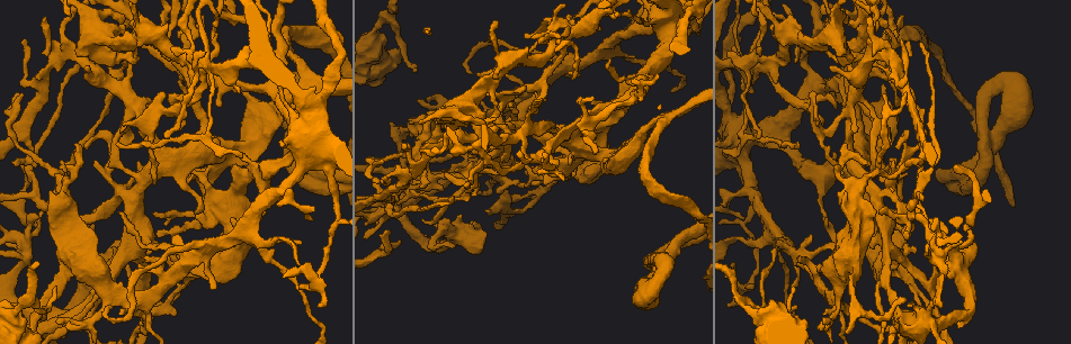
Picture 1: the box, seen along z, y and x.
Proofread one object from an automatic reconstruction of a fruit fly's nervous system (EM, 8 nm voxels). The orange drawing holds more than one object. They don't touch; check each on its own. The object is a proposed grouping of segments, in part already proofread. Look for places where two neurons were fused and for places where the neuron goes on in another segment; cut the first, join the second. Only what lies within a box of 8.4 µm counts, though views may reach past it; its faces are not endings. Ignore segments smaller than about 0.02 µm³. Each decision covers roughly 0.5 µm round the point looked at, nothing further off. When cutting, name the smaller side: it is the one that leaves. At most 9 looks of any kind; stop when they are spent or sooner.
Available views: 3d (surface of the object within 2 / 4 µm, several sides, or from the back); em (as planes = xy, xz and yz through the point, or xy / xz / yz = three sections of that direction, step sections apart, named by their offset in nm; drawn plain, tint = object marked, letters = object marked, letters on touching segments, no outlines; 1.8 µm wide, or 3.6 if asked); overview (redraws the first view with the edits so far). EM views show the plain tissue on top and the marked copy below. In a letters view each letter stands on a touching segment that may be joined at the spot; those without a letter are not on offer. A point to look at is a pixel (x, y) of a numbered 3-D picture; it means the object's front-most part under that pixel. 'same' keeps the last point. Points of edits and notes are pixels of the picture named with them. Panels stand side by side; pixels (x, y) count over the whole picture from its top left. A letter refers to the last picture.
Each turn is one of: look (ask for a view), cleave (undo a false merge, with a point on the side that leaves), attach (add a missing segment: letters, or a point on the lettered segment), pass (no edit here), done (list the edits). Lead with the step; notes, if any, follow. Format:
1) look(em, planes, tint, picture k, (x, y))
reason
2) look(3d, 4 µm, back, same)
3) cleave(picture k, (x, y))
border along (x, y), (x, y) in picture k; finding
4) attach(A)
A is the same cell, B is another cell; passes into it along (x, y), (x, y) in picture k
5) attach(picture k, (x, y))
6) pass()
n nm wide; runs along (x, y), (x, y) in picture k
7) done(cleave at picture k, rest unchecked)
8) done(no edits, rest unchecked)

look(3d, 4 µm, picture 1, (467, 161))
three arms meet

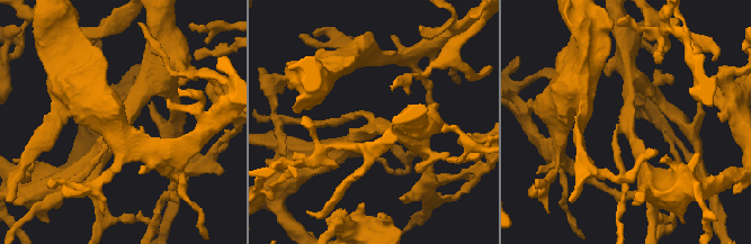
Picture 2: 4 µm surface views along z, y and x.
look(em, planes, letters, picture 2, (626, 123))
3 arms

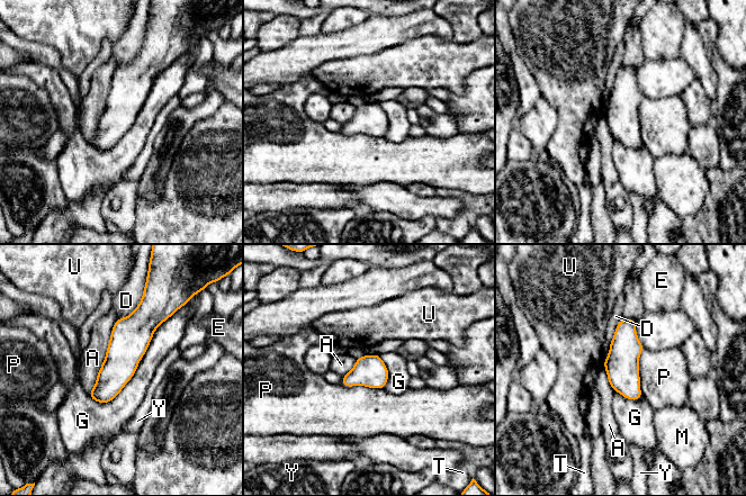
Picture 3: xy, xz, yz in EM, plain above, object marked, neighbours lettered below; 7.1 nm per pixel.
pass()
G touches over 850 nm; A, D, E, G, M, P, T, U and Y are other cells; runs along (141, 307), (141, 325), (97, 398) in picture 3; all the same neuron

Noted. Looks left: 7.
look(em, planes, letters, picture 1, (384, 212))
sharp bend

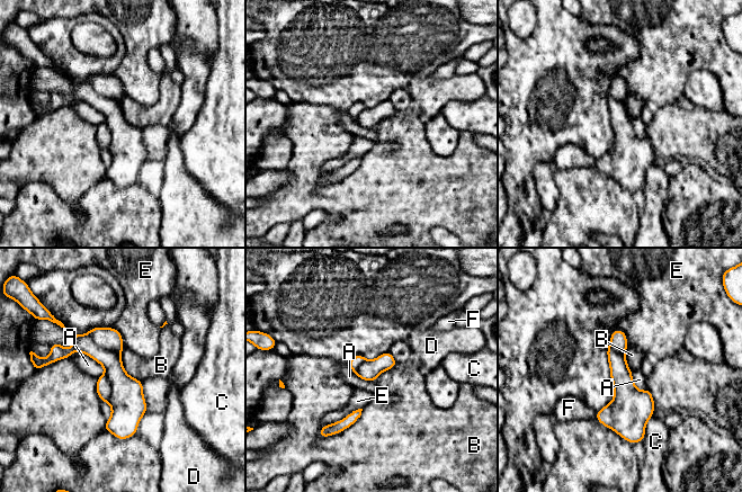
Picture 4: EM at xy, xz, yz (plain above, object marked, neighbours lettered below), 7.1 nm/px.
pass()
150 nm wide; A, B, C, D, E and F are other cells; runs along (616, 332), (628, 421), (640, 439) in picture 4; continuous, no second neuron

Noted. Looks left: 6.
look(3d, 2 µm, picture 1, (764, 63))
sudden change in width

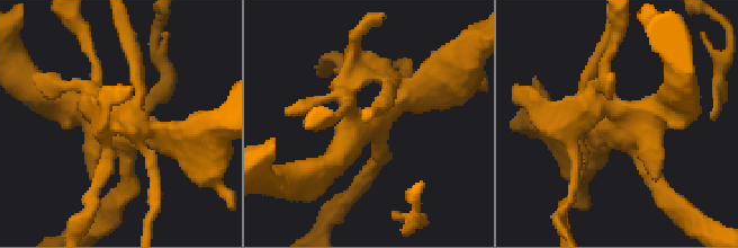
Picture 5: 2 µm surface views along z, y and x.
look(em, 3.6 µm, xy, step 8, tint, picture 5, (621, 129))

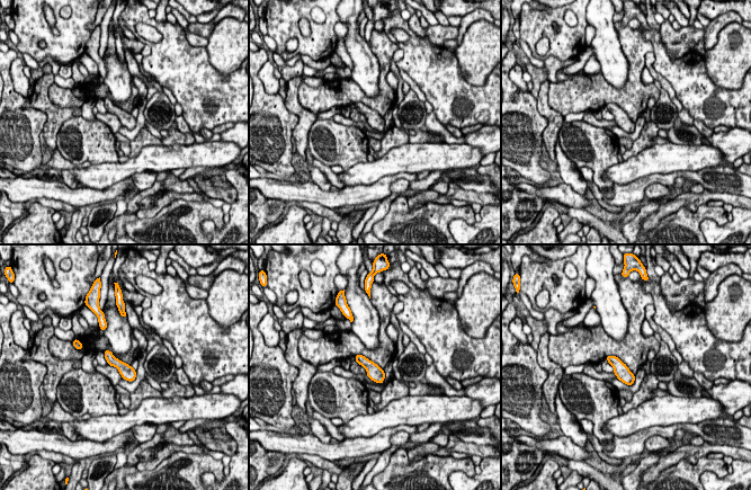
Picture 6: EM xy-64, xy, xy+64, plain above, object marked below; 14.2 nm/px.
look(em, 3.6 µm, planes, letters, same)
another direction

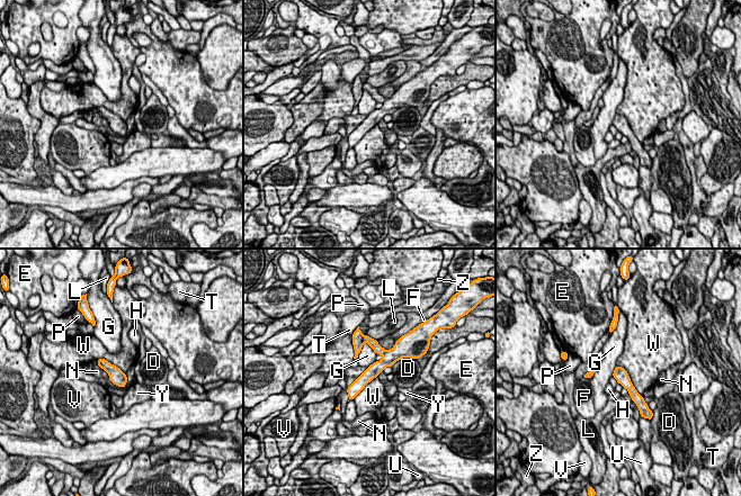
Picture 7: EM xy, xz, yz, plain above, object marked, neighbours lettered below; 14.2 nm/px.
pass()
190 nm wide; W touches over 600 nm; D, E, F, G, H, L, N, P, T, U, V, W, Y and Z are other cells; one neuron here

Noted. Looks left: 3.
look(em, xy, step 8, letters, picture 1, (742, 114))
sudden change in width

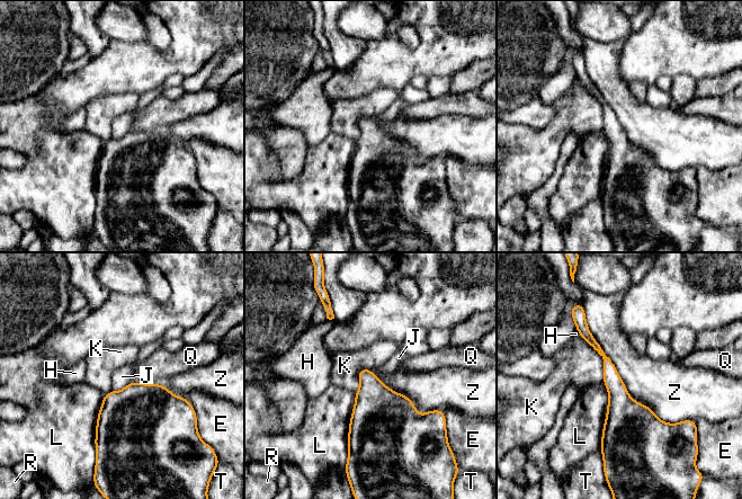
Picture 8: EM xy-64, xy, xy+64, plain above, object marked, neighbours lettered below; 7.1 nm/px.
pass()
E, H, J, K, L, Q, R, T and Z are other cells; border along (132, 382), (119, 390), (112, 391) in picture 8; one neuron here

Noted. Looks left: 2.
done(no edits, rest unchecked)

